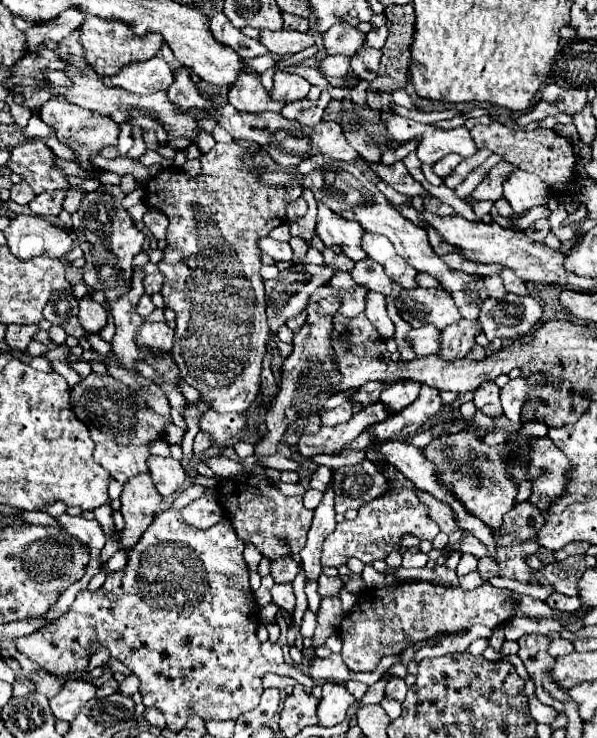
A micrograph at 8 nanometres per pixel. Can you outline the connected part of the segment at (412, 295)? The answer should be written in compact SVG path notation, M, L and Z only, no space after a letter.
M405 289L395 301L401 317L411 327L421 327L423 323L431 323L439 329L461 321L459 309L447 291L443 289Z

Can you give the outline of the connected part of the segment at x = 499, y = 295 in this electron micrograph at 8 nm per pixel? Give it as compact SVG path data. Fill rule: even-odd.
M489 275L489 277L483 277L485 281L485 287L487 287L487 293L495 299L503 299L507 297L507 291L503 287L503 279L499 275Z

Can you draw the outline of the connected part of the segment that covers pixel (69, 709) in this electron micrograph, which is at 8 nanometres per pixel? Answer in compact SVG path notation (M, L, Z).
M69 679L59 691L59 695L55 695L55 699L49 701L49 705L57 719L71 721L83 709L83 705L91 701L91 697L95 697L95 693L97 693L97 687L91 681Z

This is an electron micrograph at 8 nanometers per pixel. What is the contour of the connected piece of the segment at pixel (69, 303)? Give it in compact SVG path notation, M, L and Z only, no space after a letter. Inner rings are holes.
M67 287L67 291L55 291L51 293L51 299L47 301L43 315L47 321L51 321L53 325L59 325L67 331L67 335L73 337L83 337L87 335L79 323L79 299L73 295L73 289Z

